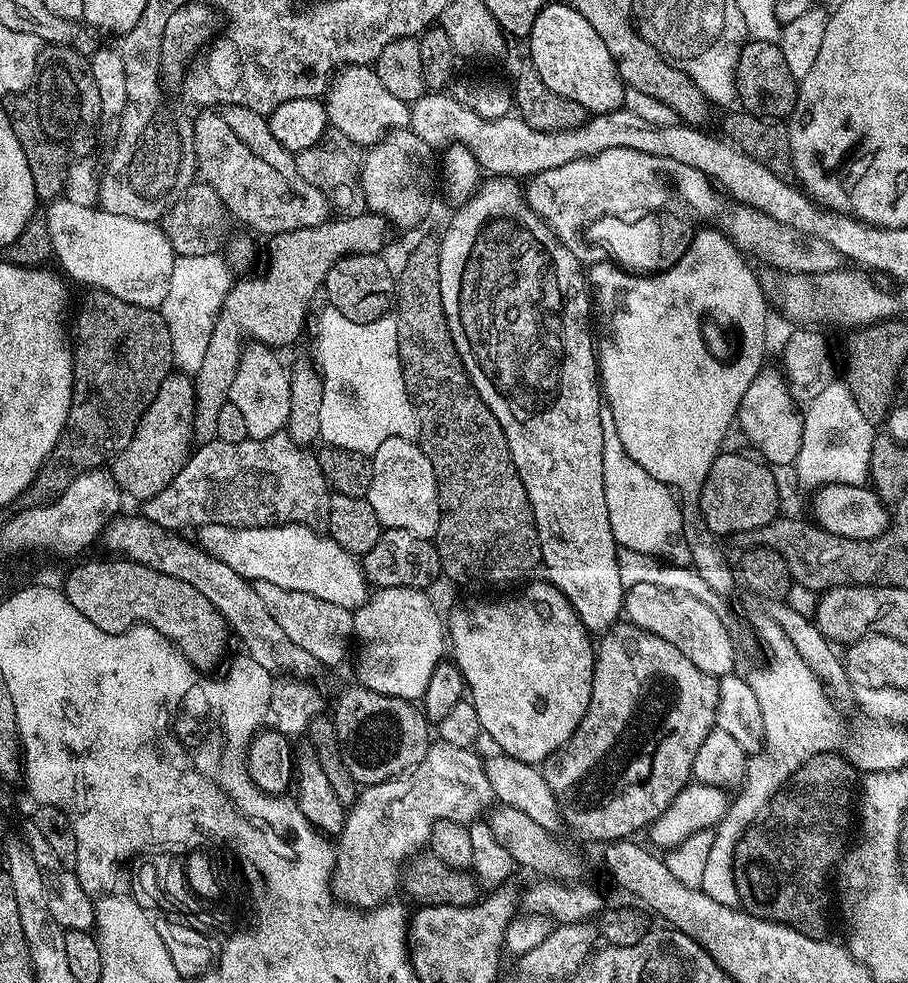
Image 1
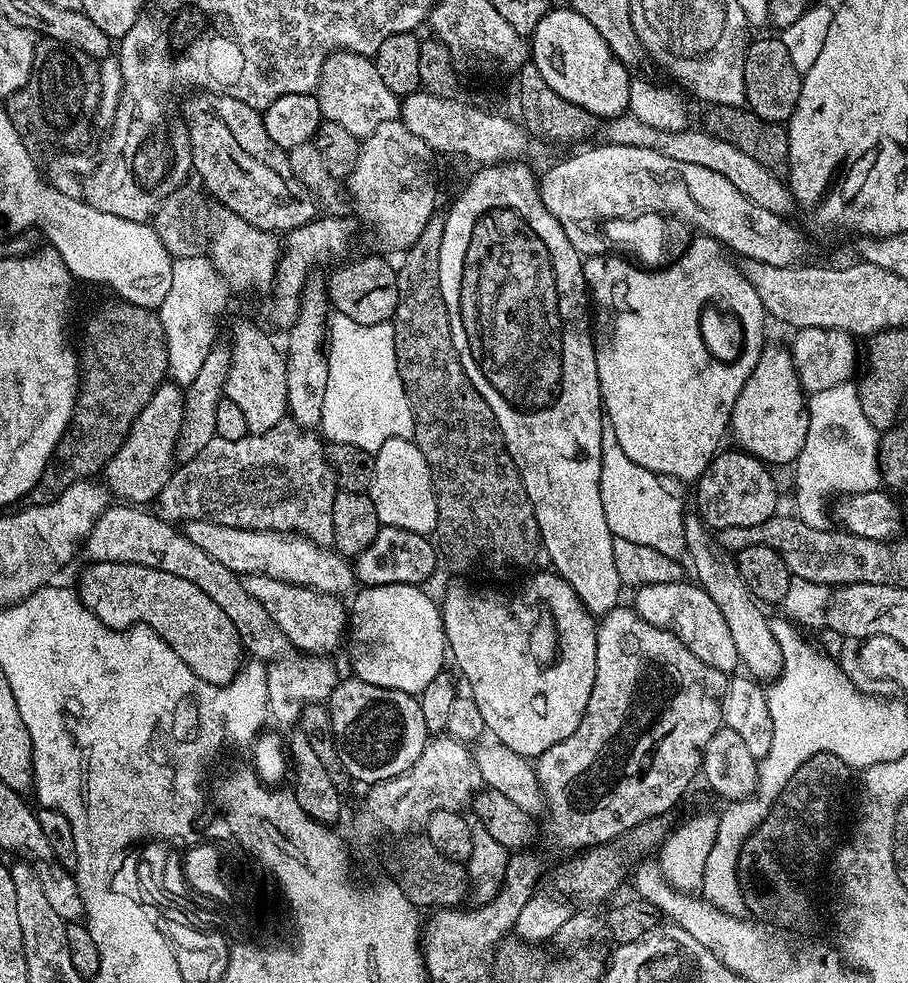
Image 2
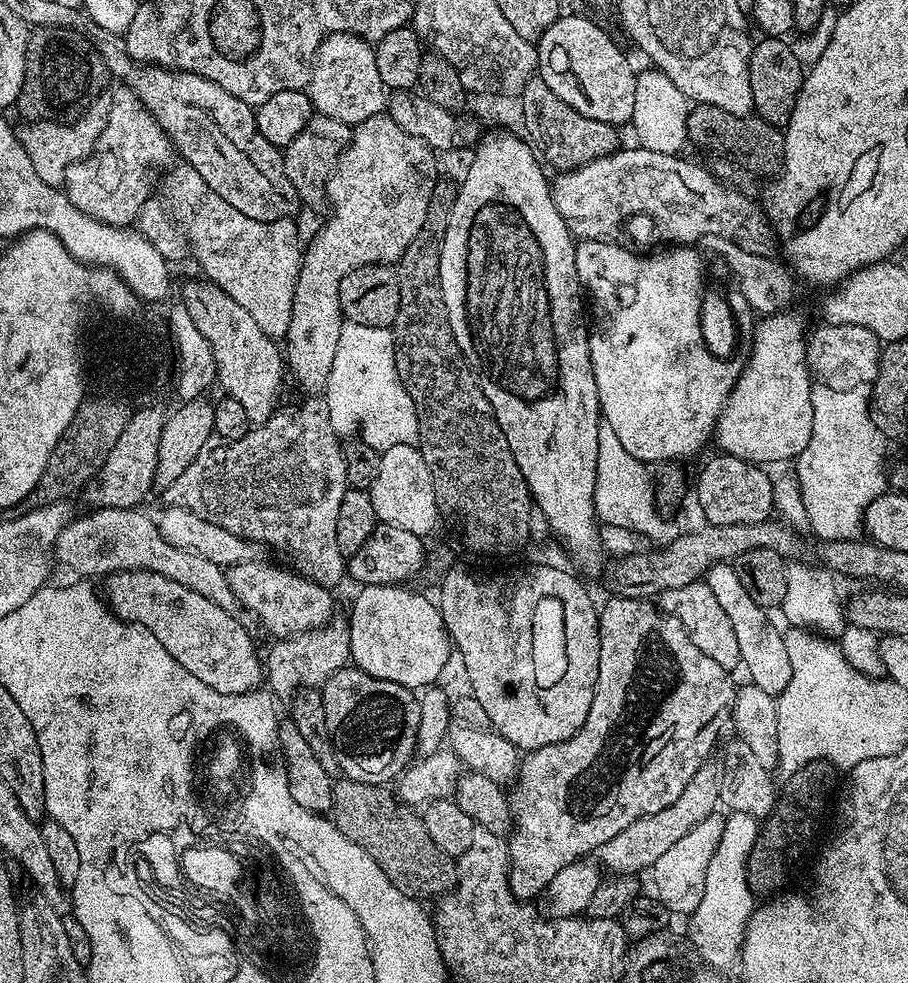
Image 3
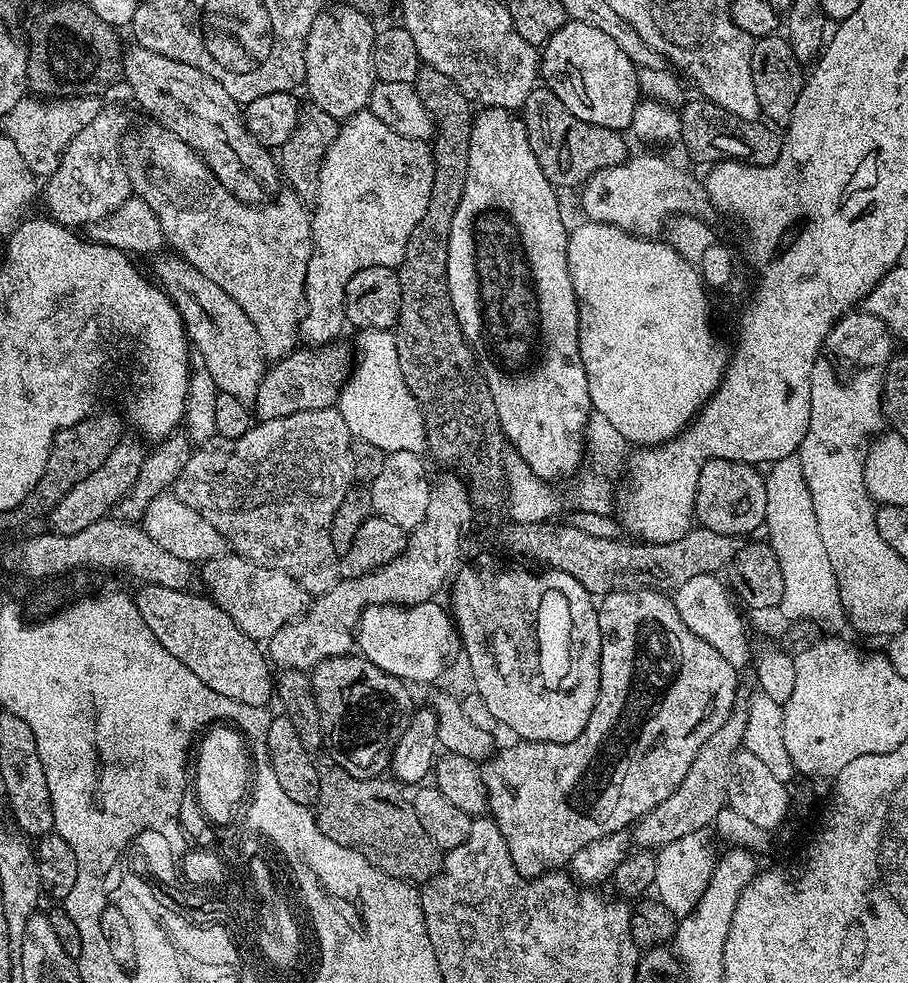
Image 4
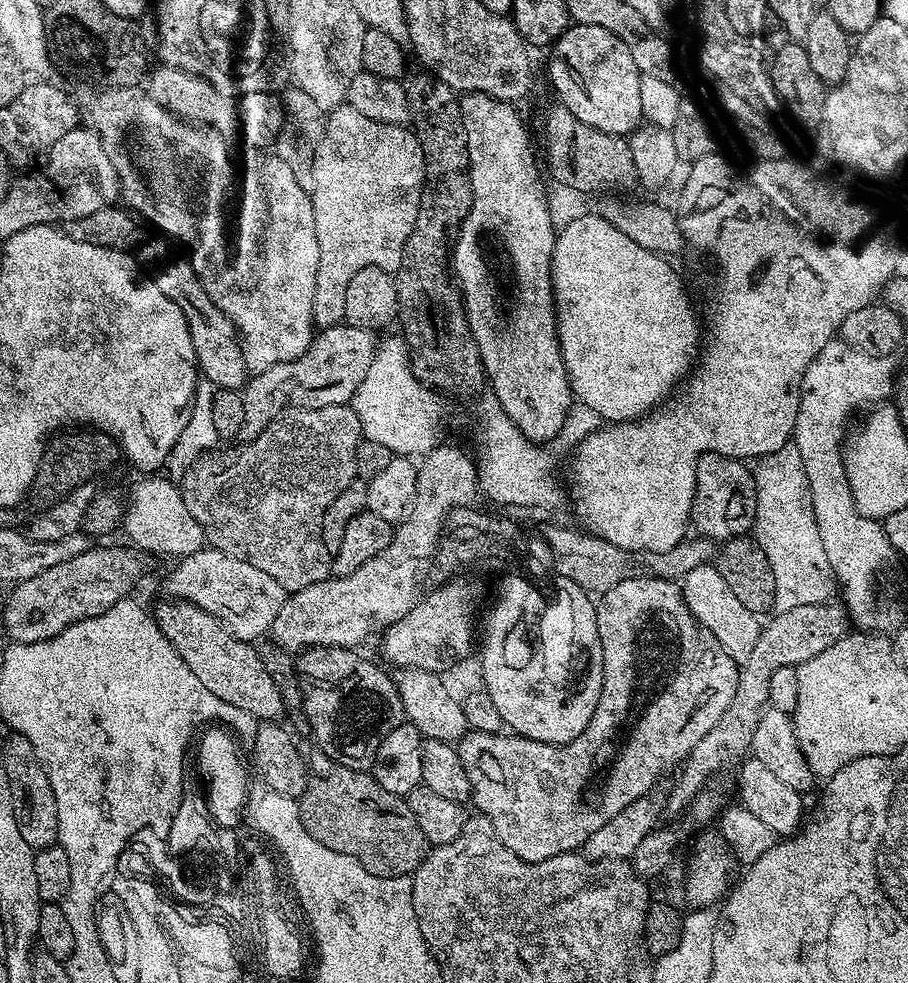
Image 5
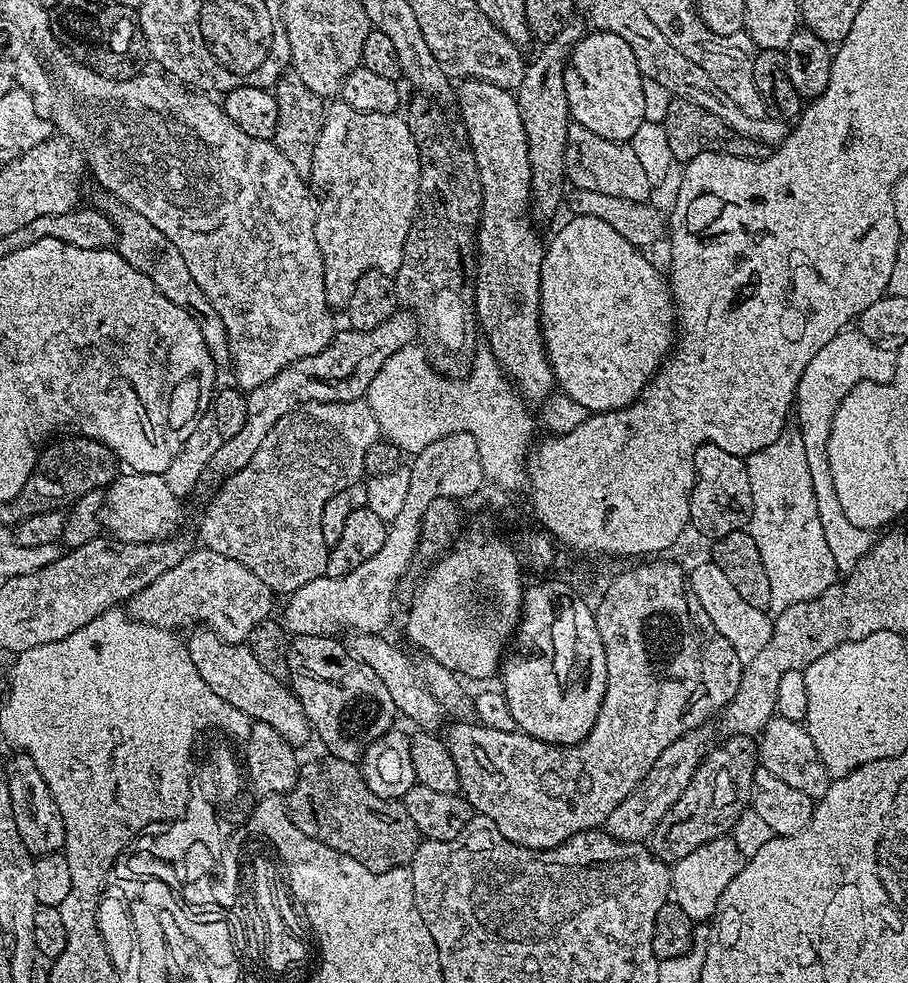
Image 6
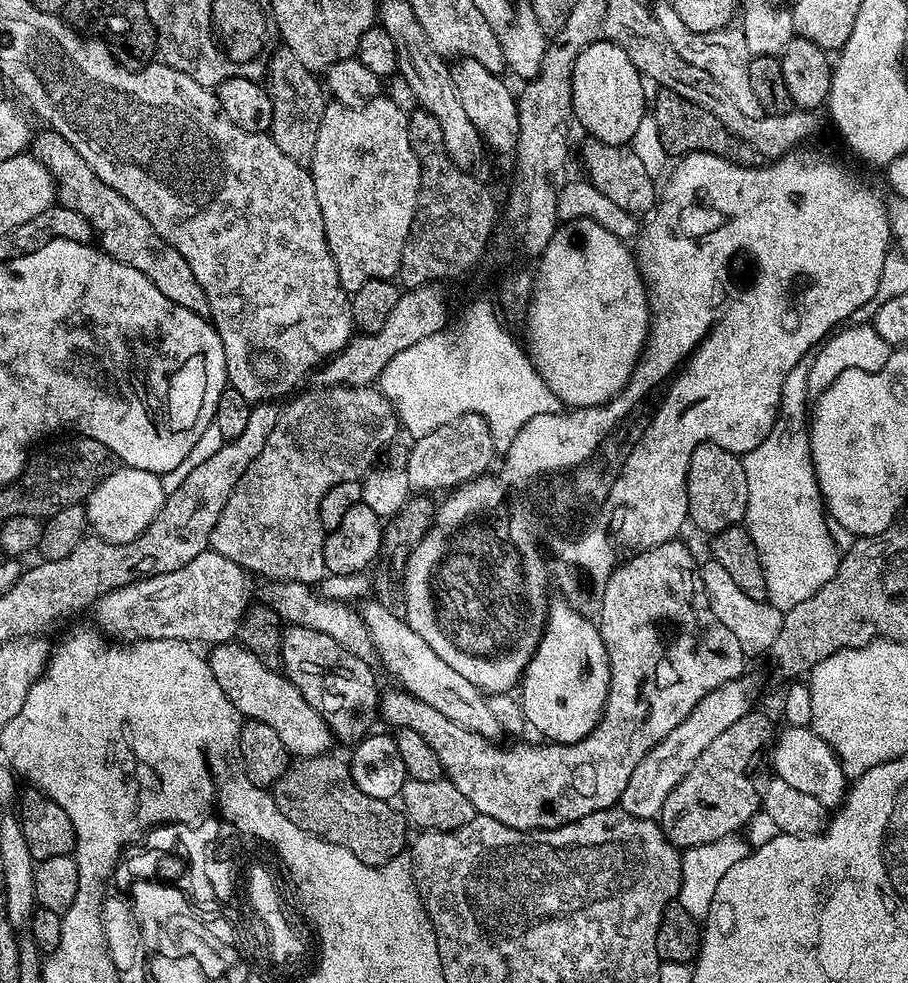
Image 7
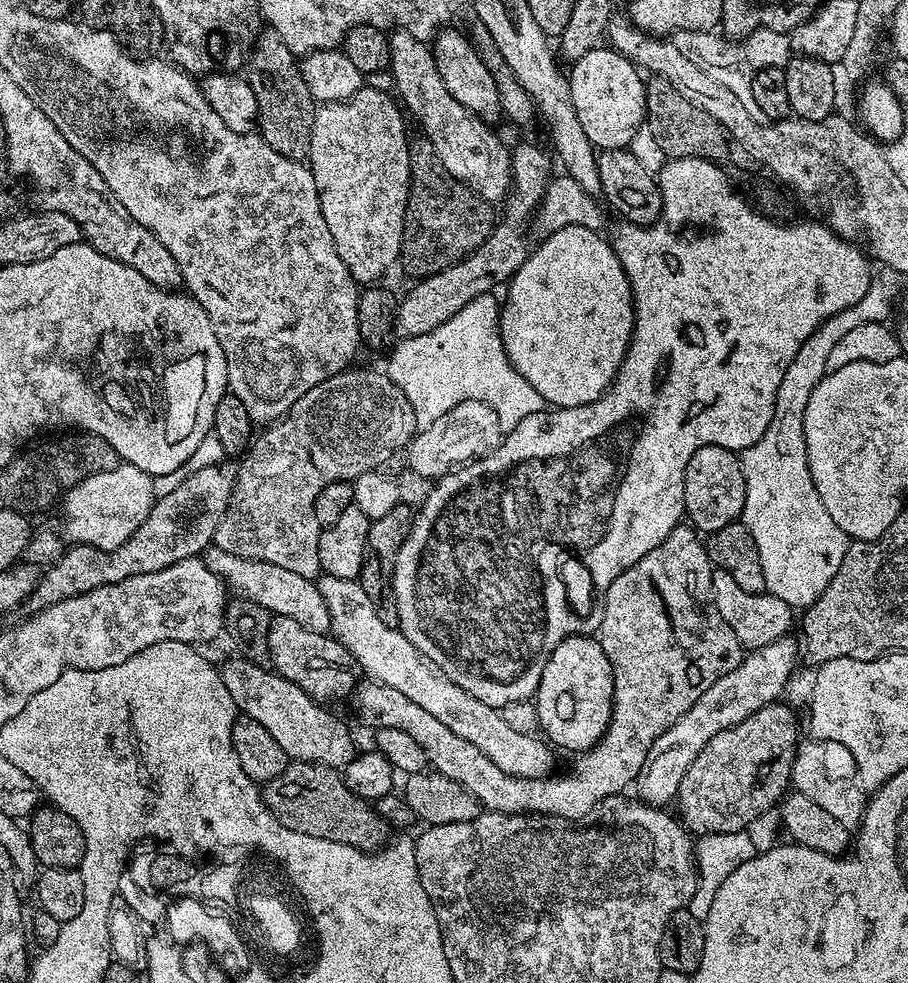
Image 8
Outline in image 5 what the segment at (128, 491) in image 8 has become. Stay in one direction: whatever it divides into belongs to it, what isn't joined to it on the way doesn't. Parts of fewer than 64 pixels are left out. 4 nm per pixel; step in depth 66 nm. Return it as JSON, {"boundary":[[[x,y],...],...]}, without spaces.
{"boundary":[[[144,478],[127,497],[122,528],[123,531],[128,531],[129,538],[133,540],[131,543],[141,553],[157,552],[160,556],[176,556],[175,558],[189,556],[205,547],[206,537],[202,526],[198,526],[198,522],[194,522],[194,514],[186,510],[186,502],[179,487],[168,478],[152,479],[156,478]]]}

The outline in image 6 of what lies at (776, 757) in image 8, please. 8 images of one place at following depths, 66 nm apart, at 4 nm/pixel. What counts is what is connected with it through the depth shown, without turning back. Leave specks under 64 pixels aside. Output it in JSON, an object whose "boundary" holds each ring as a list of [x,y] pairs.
{"boundary":[[[744,735],[728,736],[724,740],[704,754],[686,790],[648,838],[649,848],[664,863],[676,863],[696,850],[698,845],[729,835],[751,799],[751,775],[758,754],[757,743]]]}

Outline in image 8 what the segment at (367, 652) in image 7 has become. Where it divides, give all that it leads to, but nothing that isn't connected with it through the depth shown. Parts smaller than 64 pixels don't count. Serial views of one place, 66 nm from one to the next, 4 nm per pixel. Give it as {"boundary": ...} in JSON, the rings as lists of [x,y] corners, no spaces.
{"boundary":[[[215,546],[207,549],[206,562],[210,570],[214,570],[214,574],[218,574],[239,599],[258,602],[258,606],[262,606],[273,616],[294,618],[294,622],[302,622],[306,630],[328,632],[331,629],[332,623],[326,602],[319,587],[309,577],[293,574],[291,570],[286,570],[283,566],[274,566],[270,562],[242,558]]]}

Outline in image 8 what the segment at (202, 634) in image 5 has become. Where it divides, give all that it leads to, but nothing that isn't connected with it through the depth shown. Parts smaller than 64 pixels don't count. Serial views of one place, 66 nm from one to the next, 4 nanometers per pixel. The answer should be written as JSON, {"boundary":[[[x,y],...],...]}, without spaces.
{"boundary":[[[243,658],[235,659],[220,668],[220,677],[222,682],[226,682],[226,690],[230,690],[230,698],[234,698],[237,709],[242,710],[243,715],[266,726],[266,730],[274,737],[274,742],[278,742],[278,746],[282,746],[282,750],[288,755],[289,761],[325,764],[343,770],[353,760],[357,752],[347,726],[334,713],[327,712],[323,703],[311,700],[297,684],[282,678],[275,670],[263,668]]]}

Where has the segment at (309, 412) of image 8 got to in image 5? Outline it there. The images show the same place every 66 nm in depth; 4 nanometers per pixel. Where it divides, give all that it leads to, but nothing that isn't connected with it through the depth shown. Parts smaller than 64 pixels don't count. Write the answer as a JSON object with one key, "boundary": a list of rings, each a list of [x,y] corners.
{"boundary":[[[348,404],[322,406],[318,410],[293,410],[281,416],[266,430],[262,430],[258,438],[241,443],[239,445],[241,448],[228,446],[225,447],[228,448],[225,452],[220,452],[221,450],[209,452],[188,471],[188,475],[183,480],[179,481],[178,487],[186,502],[186,510],[194,514],[194,522],[202,526],[207,543],[211,547],[222,550],[234,558],[242,558],[242,562],[250,562],[250,566],[258,566],[258,570],[270,574],[270,578],[274,578],[274,582],[278,582],[278,586],[282,586],[285,593],[291,594],[306,586],[320,584],[332,576],[333,553],[328,552],[326,542],[322,542],[322,514],[326,514],[326,506],[330,506],[330,502],[334,502],[334,498],[338,498],[338,494],[342,494],[342,490],[346,490],[346,486],[350,486],[350,482],[357,479],[356,451],[361,439],[360,419],[356,411]]]}

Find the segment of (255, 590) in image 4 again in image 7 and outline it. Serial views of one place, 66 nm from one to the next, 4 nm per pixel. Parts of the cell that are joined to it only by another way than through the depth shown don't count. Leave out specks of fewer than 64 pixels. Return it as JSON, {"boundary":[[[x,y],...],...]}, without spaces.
{"boundary":[[[209,550],[198,554],[198,558],[194,558],[194,562],[186,562],[186,566],[182,566],[182,570],[170,570],[170,574],[142,578],[138,582],[130,582],[118,590],[110,590],[110,594],[106,594],[94,605],[97,624],[95,627],[101,633],[112,638],[119,638],[124,642],[183,640],[195,642],[197,645],[208,644],[207,646],[227,644],[237,639],[240,620],[250,607],[248,580],[250,580],[249,573],[239,568],[234,562],[230,562],[230,558]]]}

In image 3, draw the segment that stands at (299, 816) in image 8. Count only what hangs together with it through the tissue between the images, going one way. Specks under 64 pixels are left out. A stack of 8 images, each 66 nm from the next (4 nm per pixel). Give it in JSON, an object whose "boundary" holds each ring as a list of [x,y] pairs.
{"boundary":[[[337,779],[332,785],[332,823],[350,838],[350,842],[358,842],[358,846],[362,846],[362,850],[366,850],[405,892],[420,898],[439,898],[445,892],[451,892],[456,880],[457,861],[434,846],[434,838],[426,834],[423,819],[417,813],[415,816],[411,807],[401,806],[388,790],[378,784]]]}

